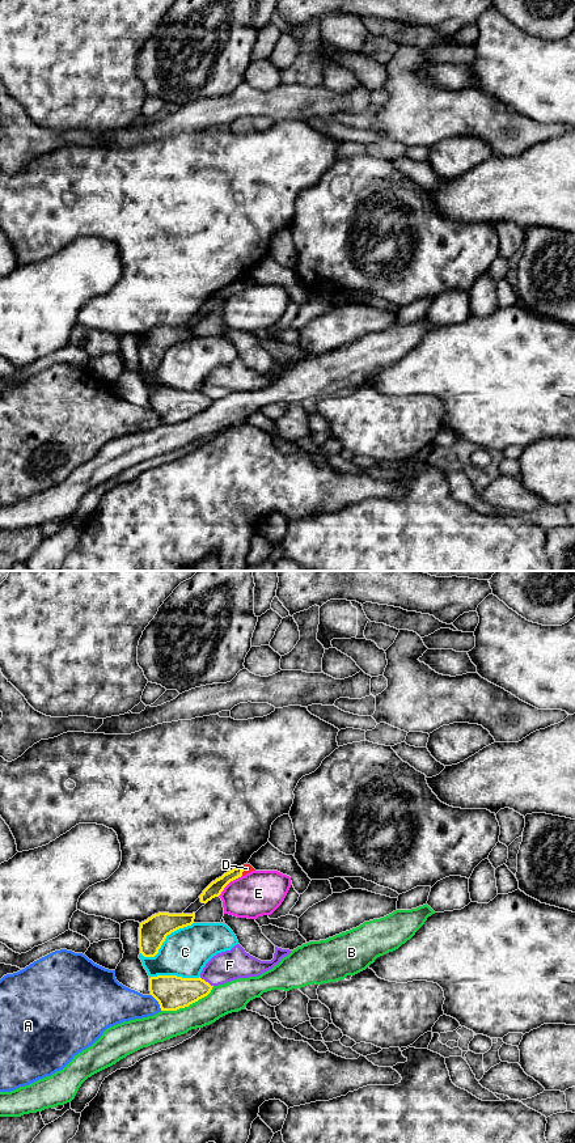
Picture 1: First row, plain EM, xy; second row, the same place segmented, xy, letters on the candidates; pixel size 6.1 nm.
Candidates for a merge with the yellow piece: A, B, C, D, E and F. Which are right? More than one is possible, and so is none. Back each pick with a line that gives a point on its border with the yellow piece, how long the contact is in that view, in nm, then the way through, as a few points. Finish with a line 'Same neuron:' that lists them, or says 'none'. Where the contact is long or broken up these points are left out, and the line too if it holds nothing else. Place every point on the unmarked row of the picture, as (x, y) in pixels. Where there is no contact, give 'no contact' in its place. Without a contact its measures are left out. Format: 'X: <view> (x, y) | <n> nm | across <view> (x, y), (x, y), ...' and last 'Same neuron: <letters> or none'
Same neuron: none

